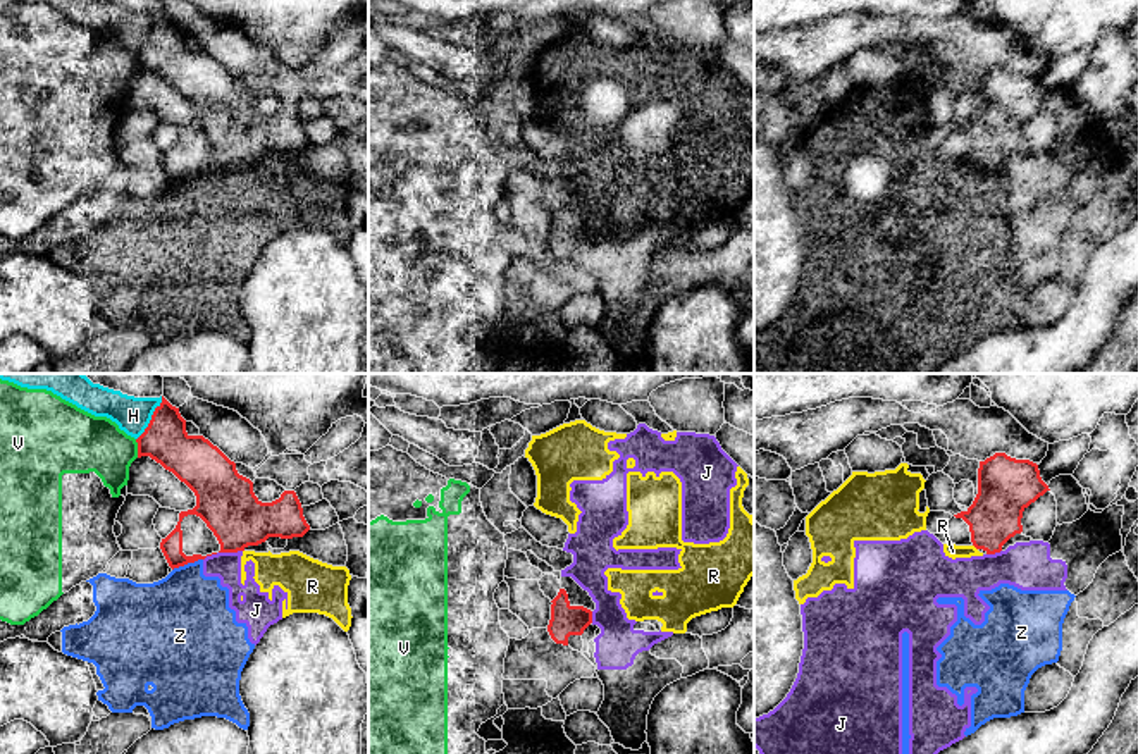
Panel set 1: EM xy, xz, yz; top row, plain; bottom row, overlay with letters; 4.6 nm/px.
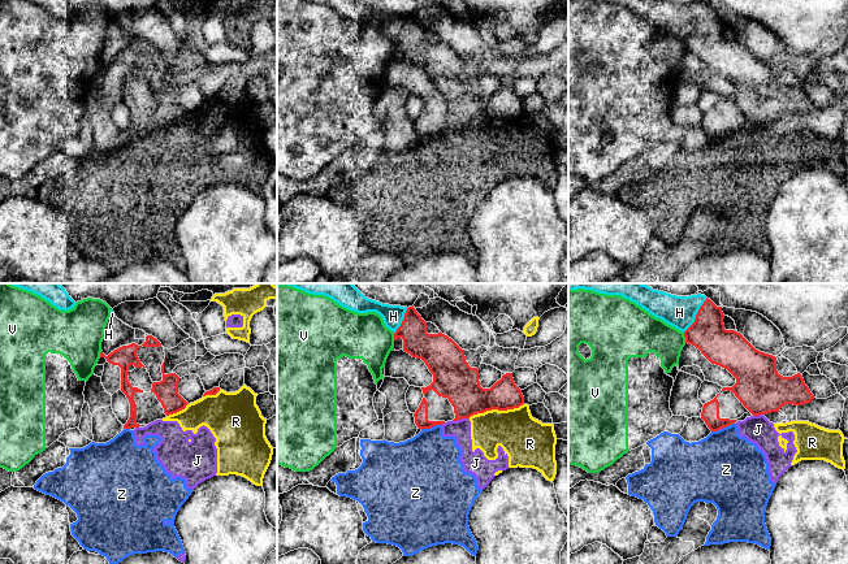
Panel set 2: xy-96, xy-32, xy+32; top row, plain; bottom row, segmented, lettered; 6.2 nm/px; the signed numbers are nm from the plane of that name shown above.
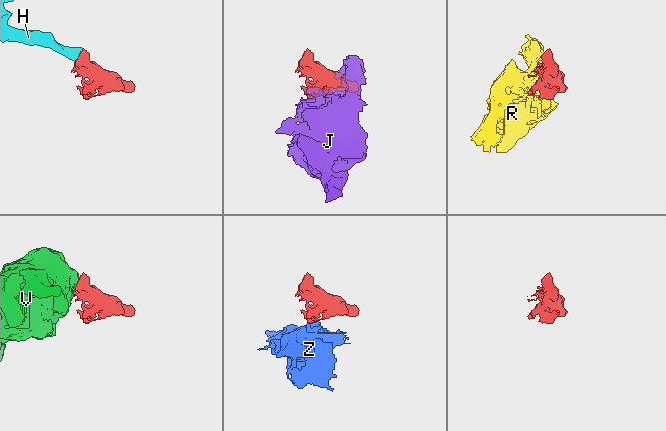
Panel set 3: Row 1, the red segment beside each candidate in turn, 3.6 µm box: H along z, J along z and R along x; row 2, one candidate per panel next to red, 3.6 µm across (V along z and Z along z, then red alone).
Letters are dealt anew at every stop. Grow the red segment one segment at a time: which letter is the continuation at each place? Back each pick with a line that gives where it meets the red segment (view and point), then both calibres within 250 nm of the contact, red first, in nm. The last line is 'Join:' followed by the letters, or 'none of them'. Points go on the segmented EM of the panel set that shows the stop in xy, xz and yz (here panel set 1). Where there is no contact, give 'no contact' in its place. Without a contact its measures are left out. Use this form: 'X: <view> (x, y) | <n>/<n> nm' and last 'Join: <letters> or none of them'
H: xy (152, 419) | 200/160 nm
Join: H

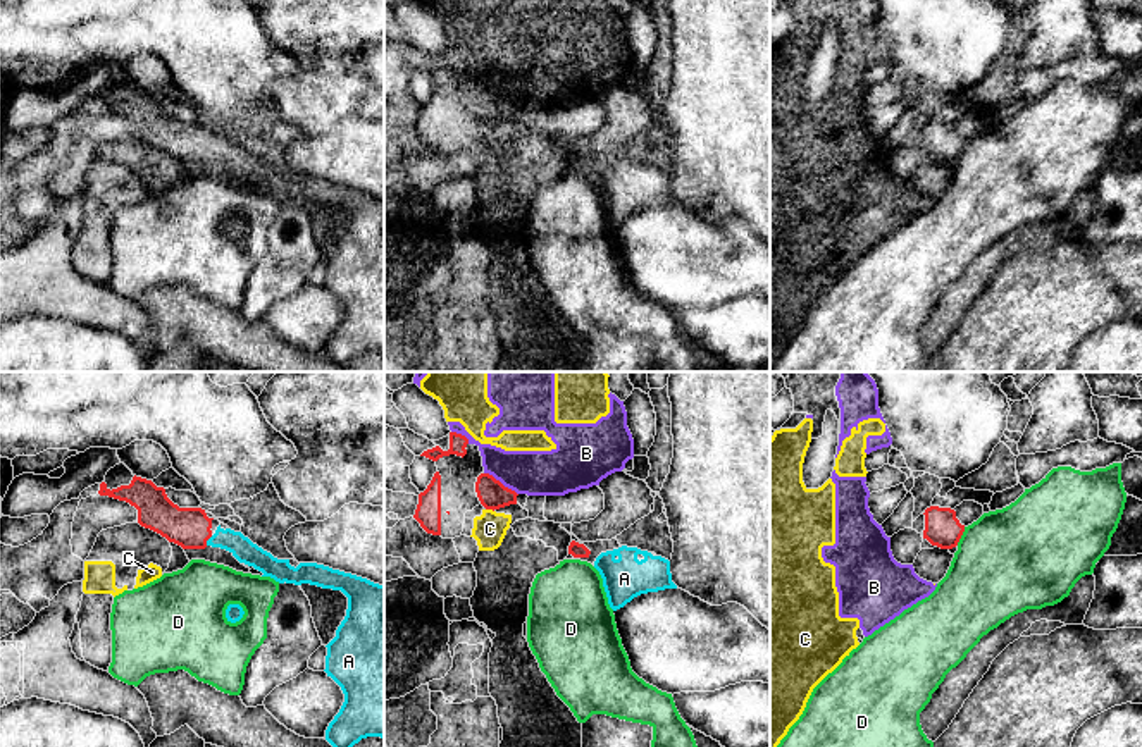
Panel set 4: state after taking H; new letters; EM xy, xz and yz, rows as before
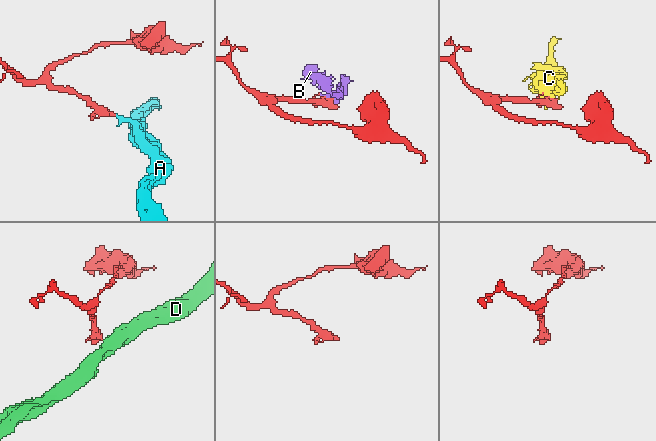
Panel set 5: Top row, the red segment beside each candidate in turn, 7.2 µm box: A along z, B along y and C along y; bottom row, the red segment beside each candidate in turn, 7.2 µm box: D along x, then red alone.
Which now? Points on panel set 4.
A: xy (207, 539) | 190/110 nm
Join: A

